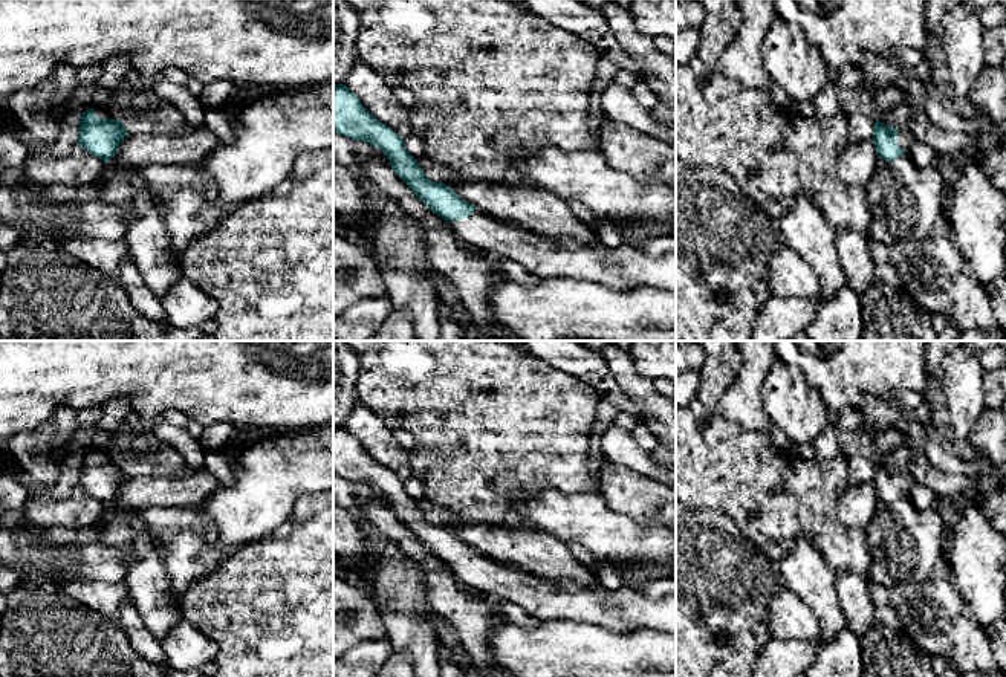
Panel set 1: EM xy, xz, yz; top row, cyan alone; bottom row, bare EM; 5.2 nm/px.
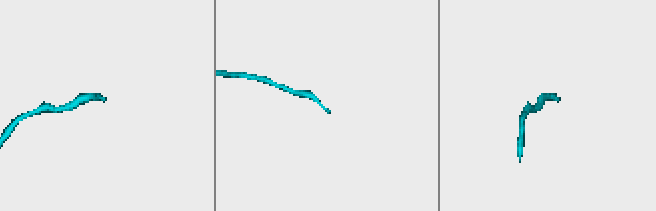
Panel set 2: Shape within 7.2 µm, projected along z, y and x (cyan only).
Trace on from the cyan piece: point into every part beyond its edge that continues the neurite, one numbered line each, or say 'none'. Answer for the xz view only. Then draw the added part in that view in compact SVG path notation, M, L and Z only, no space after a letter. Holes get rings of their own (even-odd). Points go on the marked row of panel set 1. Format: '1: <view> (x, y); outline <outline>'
1: xz (652, 263); outline M474 209L469 217L448 222L449 229L465 243L489 252L494 258L508 258L544 278L570 278L604 284L613 290L657 287L676 293L676 234L648 237L645 241L624 241L616 248L602 243L552 238L534 234L521 226Z

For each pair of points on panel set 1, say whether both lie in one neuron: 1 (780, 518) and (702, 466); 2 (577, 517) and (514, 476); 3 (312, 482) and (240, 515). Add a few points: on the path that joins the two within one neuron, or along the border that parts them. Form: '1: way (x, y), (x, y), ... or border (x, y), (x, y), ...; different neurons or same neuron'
1: way (760, 498), (731, 469), (722, 466); same neuron
2: border (574, 491), (538, 489), (517, 492), (509, 508); different neurons
3: way (294, 482), (275, 482), (259, 498); same neuron

